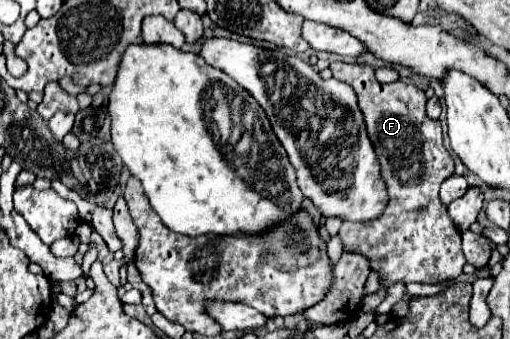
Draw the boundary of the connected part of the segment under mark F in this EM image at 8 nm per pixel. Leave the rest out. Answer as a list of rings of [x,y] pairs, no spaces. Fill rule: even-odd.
[[[333,62],[331,70],[337,80],[351,84],[357,92],[367,132],[377,148],[381,174],[389,190],[389,204],[381,218],[365,224],[341,224],[339,238],[343,250],[365,256],[369,268],[379,274],[385,292],[397,282],[439,284],[457,280],[467,262],[461,250],[461,232],[439,200],[441,182],[453,174],[453,158],[443,146],[439,120],[431,120],[425,114],[425,92],[403,82],[379,84],[375,70],[367,64]]]

